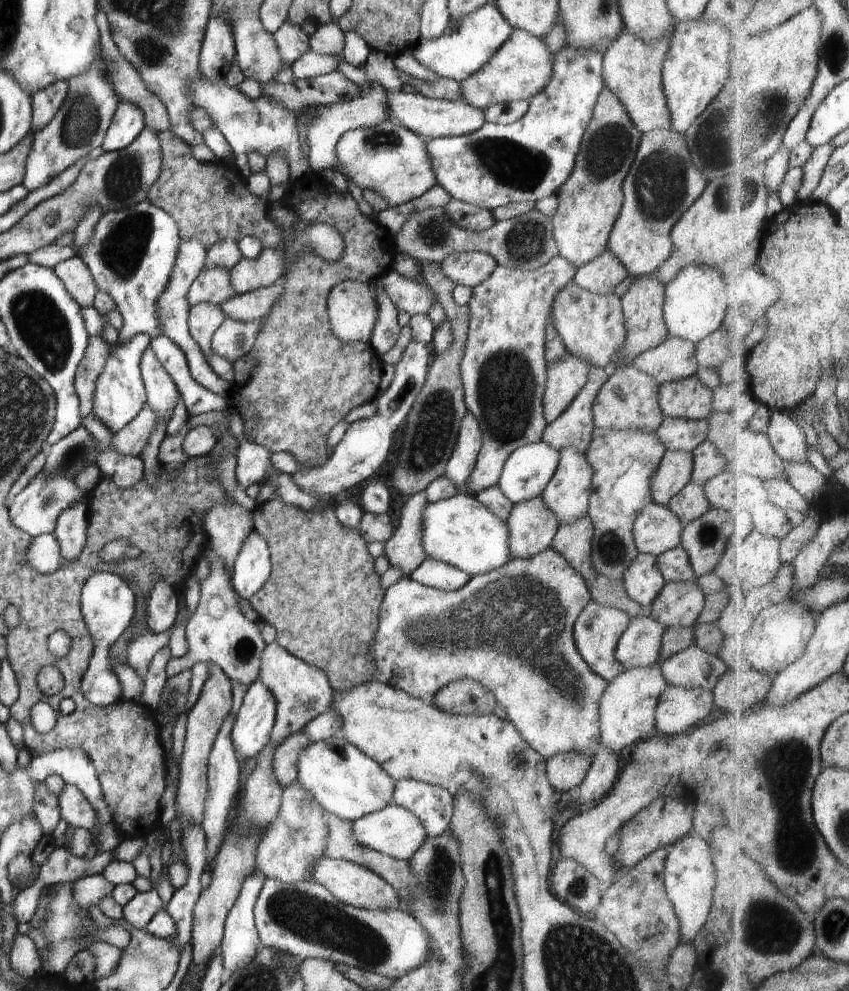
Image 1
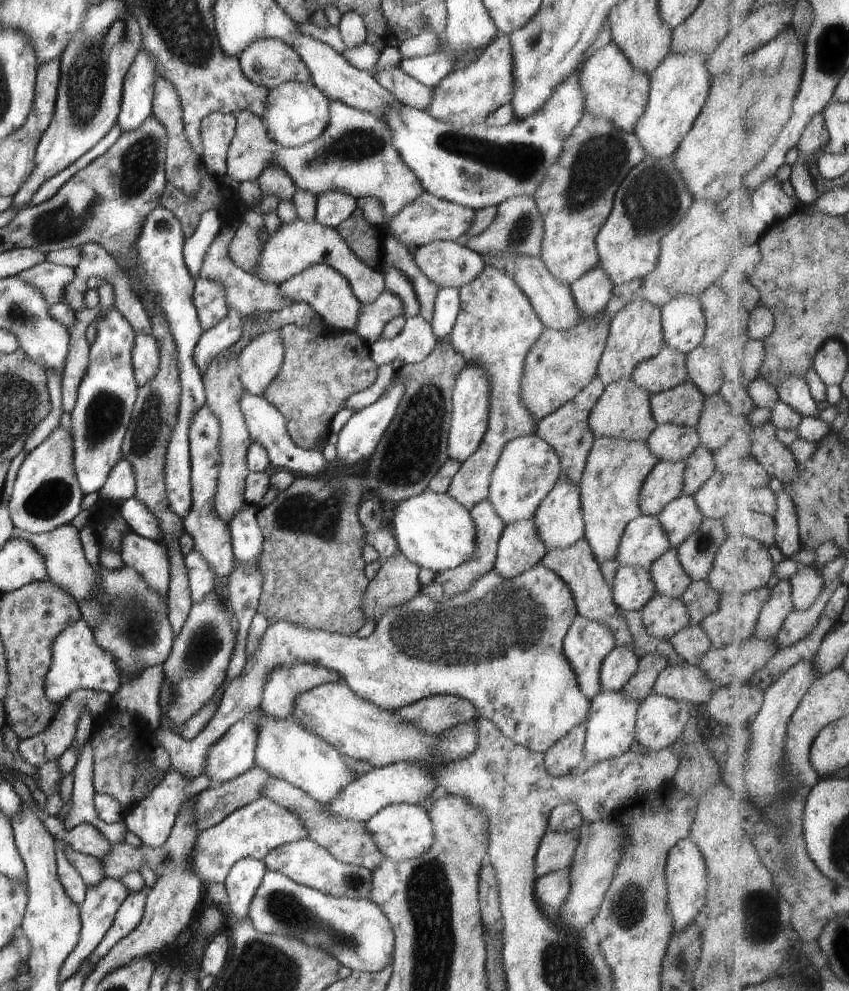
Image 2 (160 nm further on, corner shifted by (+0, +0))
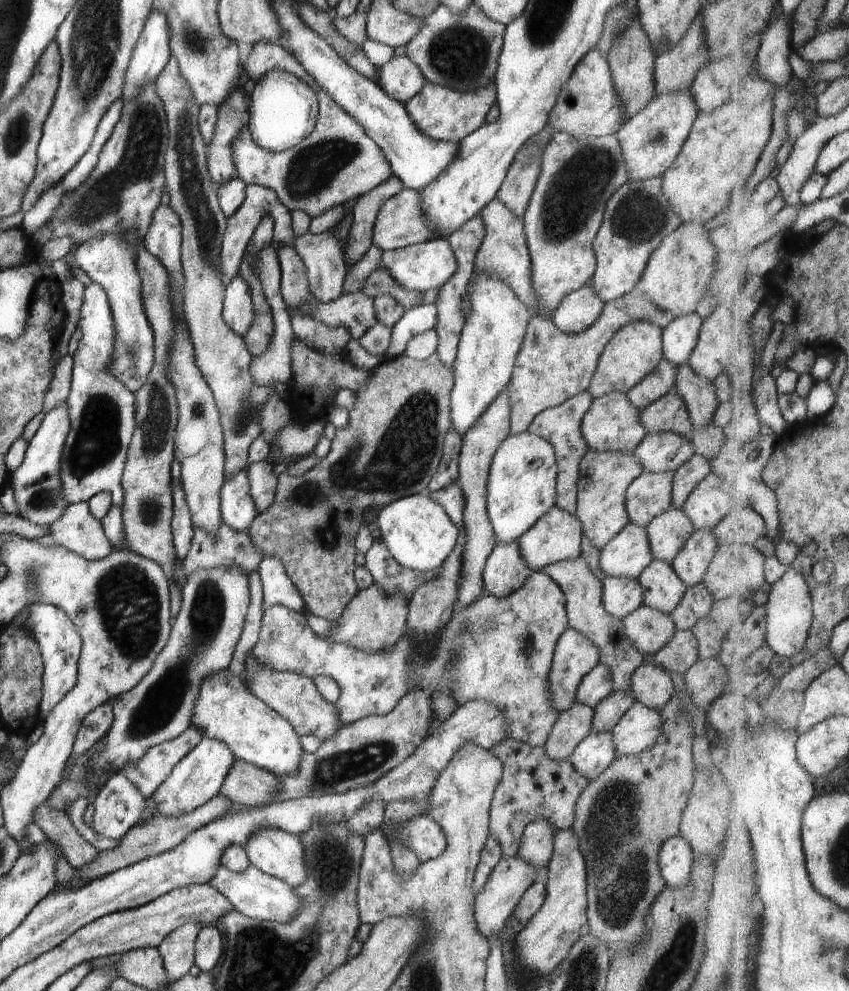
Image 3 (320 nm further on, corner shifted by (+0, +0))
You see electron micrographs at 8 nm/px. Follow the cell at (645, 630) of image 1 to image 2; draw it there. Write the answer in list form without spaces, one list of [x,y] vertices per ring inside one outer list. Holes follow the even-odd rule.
[[[614,647],[602,661],[599,685],[602,693],[620,691],[637,669],[640,652],[627,647]]]

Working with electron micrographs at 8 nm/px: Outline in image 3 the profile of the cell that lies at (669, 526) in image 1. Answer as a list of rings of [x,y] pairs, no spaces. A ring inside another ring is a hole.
[[[628,523],[599,552],[603,576],[637,579],[653,561],[645,528]]]

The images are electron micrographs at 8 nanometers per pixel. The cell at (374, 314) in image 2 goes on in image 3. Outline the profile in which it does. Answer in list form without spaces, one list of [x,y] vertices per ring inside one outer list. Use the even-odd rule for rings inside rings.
[[[358,292],[345,296],[340,295],[329,303],[315,303],[313,305],[312,303],[306,302],[300,309],[303,310],[303,315],[314,317],[325,325],[331,327],[343,326],[344,328],[347,328],[348,332],[351,334],[351,338],[361,342],[364,333],[376,323],[373,300],[374,299],[368,298],[362,292]]]

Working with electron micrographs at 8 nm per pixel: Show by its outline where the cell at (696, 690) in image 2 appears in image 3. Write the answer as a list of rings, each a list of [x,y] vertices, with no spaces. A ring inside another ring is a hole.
[[[646,660],[630,675],[629,688],[638,704],[657,711],[668,702],[674,690],[671,676]]]

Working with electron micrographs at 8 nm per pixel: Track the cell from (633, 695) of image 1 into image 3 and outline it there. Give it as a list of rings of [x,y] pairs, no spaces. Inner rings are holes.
[[[611,731],[590,733],[567,758],[584,778],[594,780],[615,759]]]

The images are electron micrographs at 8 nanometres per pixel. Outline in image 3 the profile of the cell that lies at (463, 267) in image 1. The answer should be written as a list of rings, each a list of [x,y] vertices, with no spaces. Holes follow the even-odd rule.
[[[428,239],[417,245],[382,251],[379,262],[379,268],[386,271],[402,288],[421,293],[427,290],[440,290],[453,275],[456,267],[455,254],[446,239]]]

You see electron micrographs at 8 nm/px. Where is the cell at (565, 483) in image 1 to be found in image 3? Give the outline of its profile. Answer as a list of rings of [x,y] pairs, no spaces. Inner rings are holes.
[[[554,506],[517,540],[519,553],[532,572],[542,571],[555,562],[578,558],[581,554],[582,535],[583,528],[577,517]]]

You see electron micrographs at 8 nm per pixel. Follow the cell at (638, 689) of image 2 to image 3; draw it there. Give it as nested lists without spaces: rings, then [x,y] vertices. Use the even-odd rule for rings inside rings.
[[[629,686],[622,693],[612,693],[608,695],[594,709],[591,733],[598,734],[604,731],[611,731],[622,715],[636,702],[631,696]]]

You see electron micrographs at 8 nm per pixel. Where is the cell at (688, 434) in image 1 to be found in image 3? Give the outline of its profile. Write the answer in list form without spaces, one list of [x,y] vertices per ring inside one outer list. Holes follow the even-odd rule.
[[[673,432],[648,433],[633,452],[643,470],[653,473],[675,472],[694,454],[690,439]]]

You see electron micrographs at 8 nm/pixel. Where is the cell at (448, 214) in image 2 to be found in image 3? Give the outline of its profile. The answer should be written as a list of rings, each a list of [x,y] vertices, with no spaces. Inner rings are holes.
[[[404,187],[400,192],[388,198],[376,213],[371,244],[378,246],[384,252],[417,245],[432,238],[439,237],[426,226],[419,208],[418,191]]]

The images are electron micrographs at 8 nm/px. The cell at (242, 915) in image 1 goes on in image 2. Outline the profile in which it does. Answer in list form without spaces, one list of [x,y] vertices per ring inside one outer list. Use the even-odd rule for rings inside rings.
[[[250,857],[239,860],[229,870],[224,884],[229,896],[230,910],[239,919],[247,918],[250,899],[261,885],[266,871],[266,865],[262,861]]]

